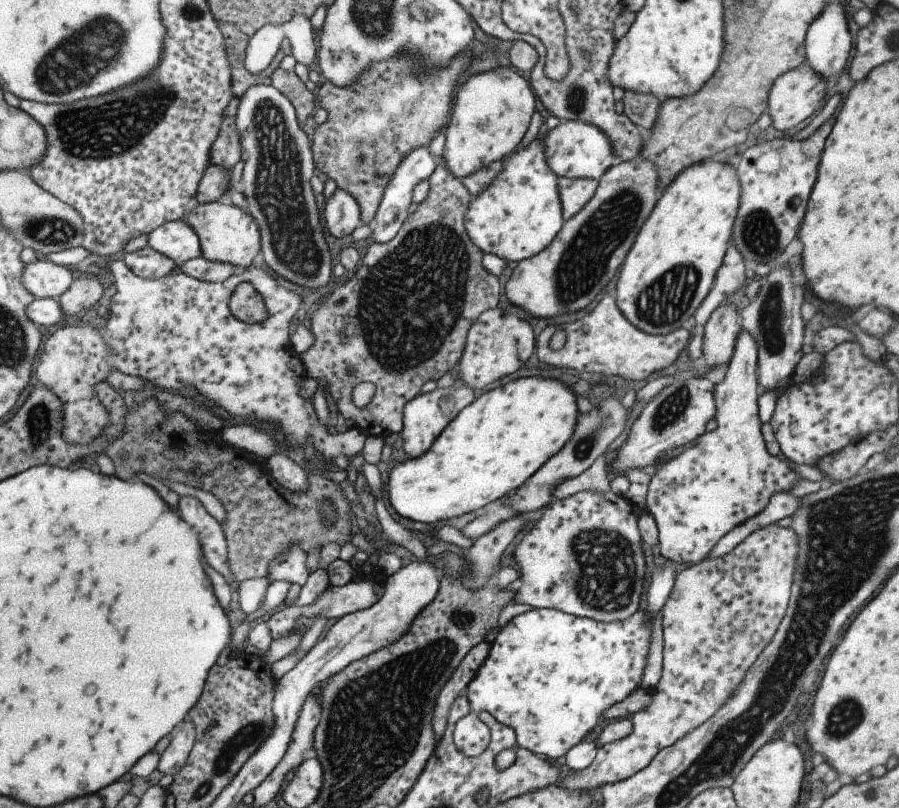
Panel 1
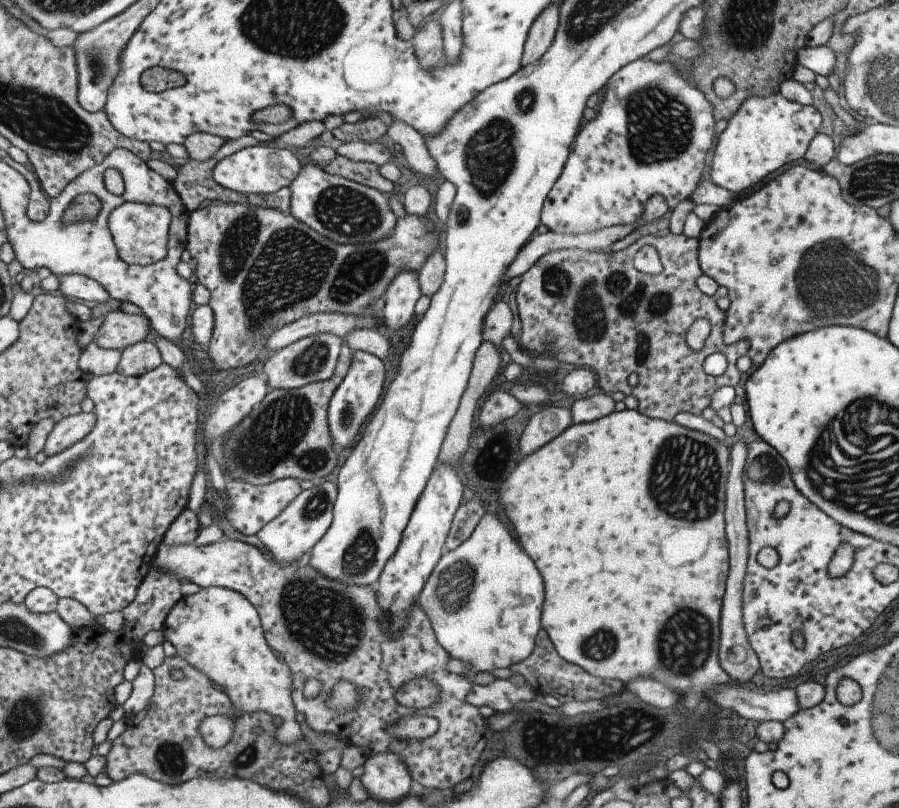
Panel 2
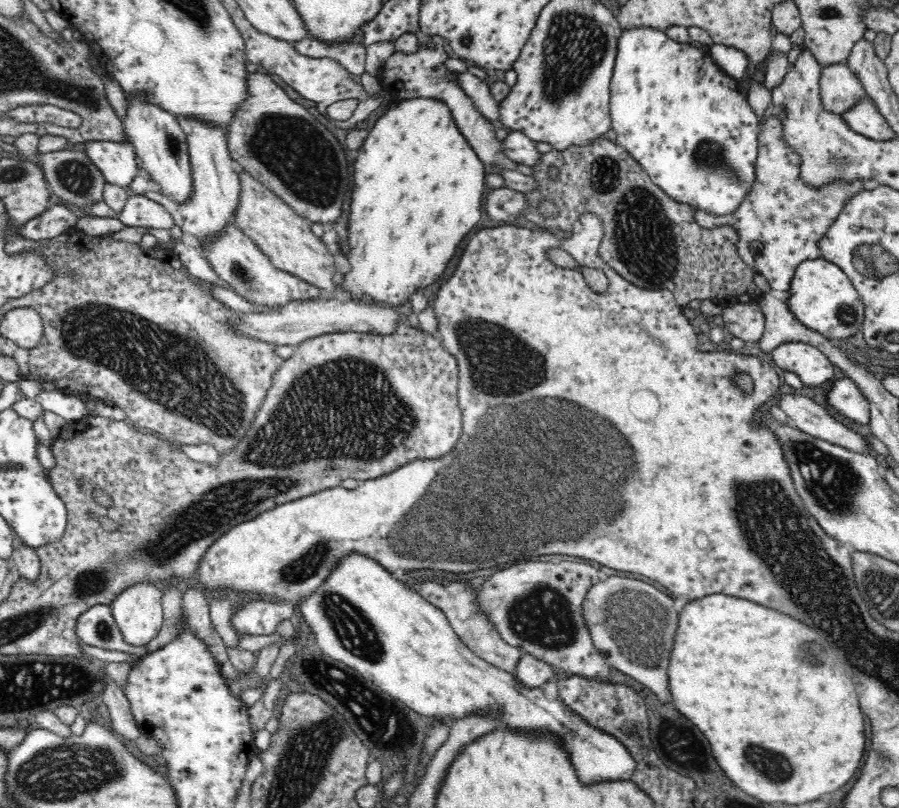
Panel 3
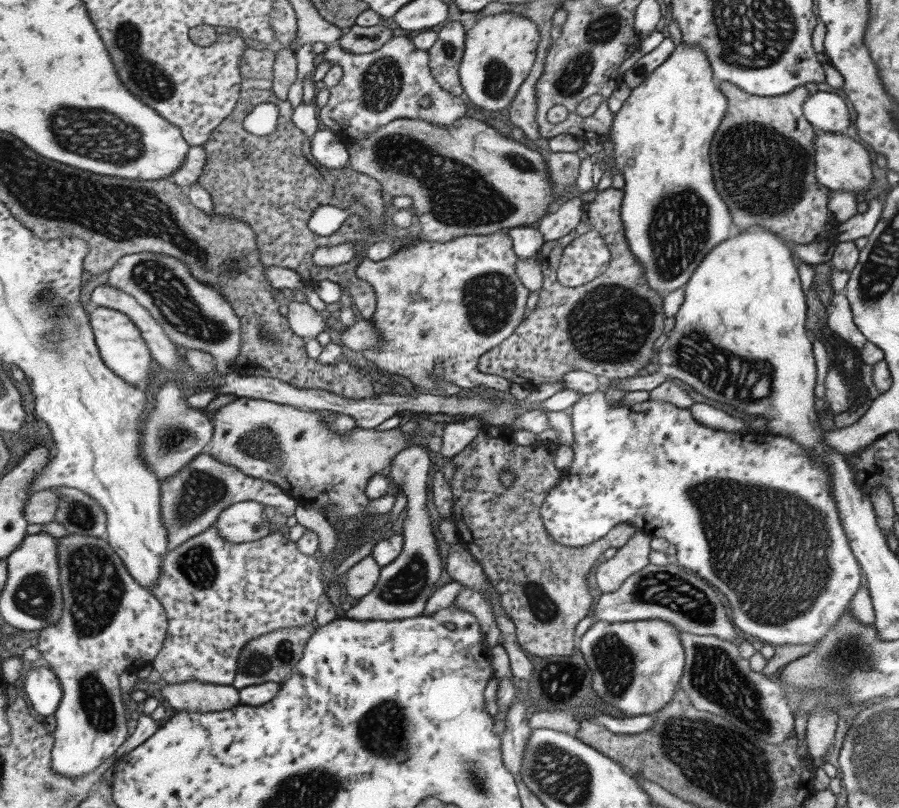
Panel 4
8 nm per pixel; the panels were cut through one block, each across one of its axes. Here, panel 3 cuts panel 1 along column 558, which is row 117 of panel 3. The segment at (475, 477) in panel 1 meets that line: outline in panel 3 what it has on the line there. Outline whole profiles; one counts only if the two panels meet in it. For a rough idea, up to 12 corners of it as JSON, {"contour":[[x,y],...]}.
{"contour":[[438,99],[354,162],[352,300],[400,306],[480,222],[484,166]]}

